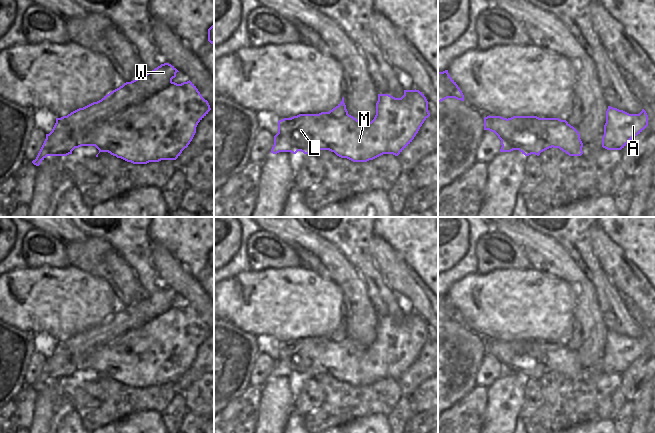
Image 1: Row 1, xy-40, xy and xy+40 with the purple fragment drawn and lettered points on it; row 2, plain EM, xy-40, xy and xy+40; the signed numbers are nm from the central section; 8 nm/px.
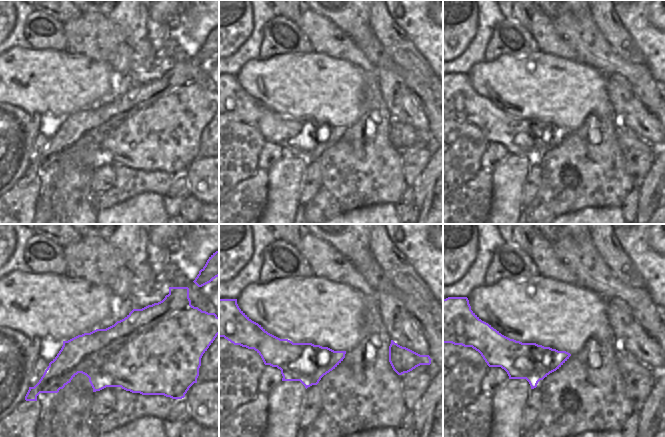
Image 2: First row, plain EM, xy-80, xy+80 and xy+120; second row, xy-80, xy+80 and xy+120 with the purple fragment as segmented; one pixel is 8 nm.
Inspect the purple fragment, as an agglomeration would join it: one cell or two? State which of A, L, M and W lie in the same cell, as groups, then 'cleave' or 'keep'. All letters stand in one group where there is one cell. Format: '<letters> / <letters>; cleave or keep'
A M / L W; cleave

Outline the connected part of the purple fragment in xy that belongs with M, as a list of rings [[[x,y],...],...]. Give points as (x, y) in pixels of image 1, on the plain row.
[[[404,314],[401,322],[378,318],[374,343],[363,348],[345,338],[342,343],[352,347],[352,357],[341,370],[331,368],[328,374],[353,386],[367,386],[383,378],[398,380],[429,340],[428,325],[419,314]]]

